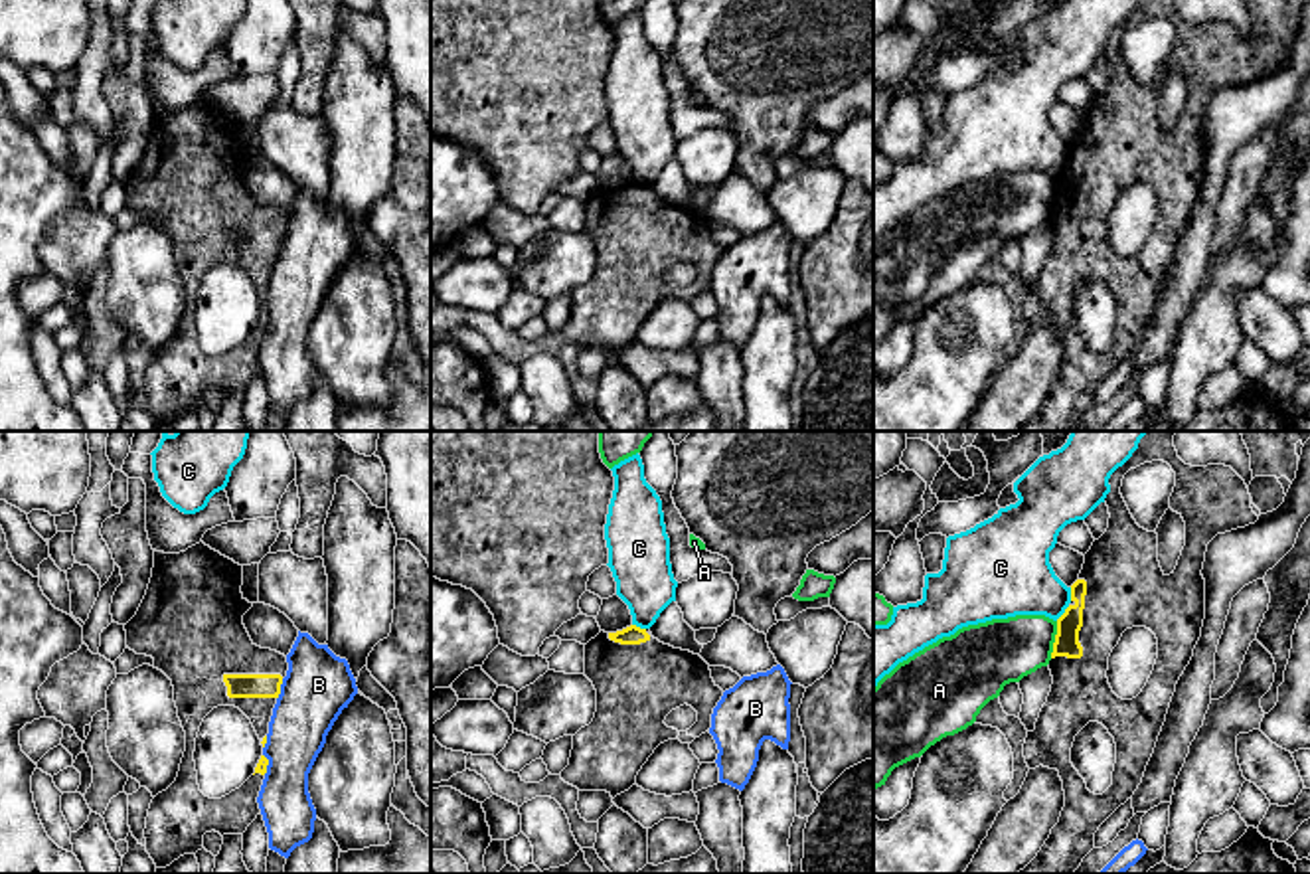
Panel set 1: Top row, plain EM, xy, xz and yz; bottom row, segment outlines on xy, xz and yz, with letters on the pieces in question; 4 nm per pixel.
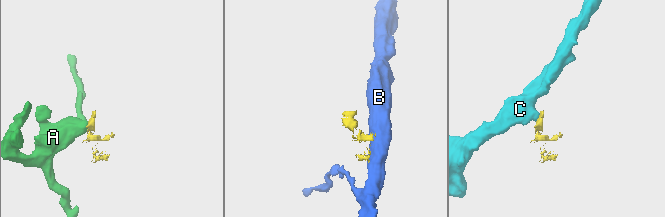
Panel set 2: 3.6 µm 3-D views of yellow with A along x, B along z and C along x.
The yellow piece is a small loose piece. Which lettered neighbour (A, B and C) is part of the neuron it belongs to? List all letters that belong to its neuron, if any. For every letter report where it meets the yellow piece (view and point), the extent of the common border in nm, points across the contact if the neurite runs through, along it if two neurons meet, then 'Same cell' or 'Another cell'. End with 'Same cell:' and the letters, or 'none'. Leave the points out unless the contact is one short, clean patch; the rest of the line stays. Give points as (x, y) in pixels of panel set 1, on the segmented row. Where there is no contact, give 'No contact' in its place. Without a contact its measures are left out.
A: Touches yellow at yz (1056, 639). Shared border 160 nm. Boundary: yz (1058, 621), (1050, 657). Another cell
B: Touches yellow at xy (279, 689). Shared border 90 nm. Boundary: xy (283, 679), (277, 699). Another cell
C: Touches yellow at yz (1064, 613). Shared border 90 nm. Boundary: yz (1069, 606), (1056, 619). Another cell
Same cell: none

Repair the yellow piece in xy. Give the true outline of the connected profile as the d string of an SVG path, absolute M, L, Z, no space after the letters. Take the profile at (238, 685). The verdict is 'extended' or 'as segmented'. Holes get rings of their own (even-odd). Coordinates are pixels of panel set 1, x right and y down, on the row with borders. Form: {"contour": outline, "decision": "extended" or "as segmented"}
{"contour": "M204 542L180 554L154 550L152 577L136 615L124 625L126 647L136 655L154 658L174 686L178 718L186 732L186 751L176 781L158 793L146 817L146 852L156 868L166 868L184 854L204 848L205 832L243 834L261 813L257 797L267 773L269 759L261 755L255 773L235 791L221 799L209 799L200 791L194 761L196 738L204 718L217 706L239 708L253 724L263 747L269 722L287 676L287 656L257 647L243 615L253 607L243 593L243 566L211 550Z", "decision": "extended"}

